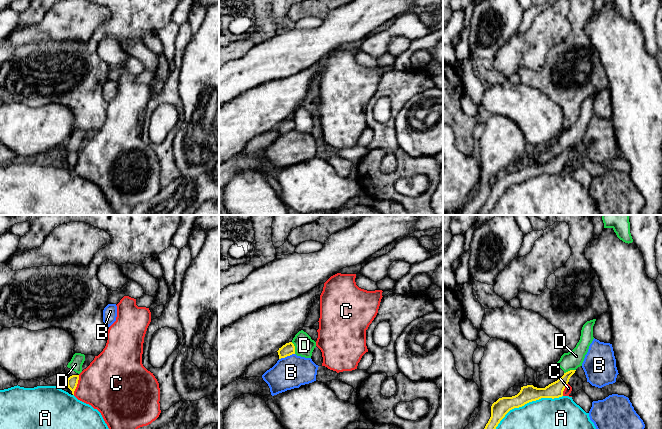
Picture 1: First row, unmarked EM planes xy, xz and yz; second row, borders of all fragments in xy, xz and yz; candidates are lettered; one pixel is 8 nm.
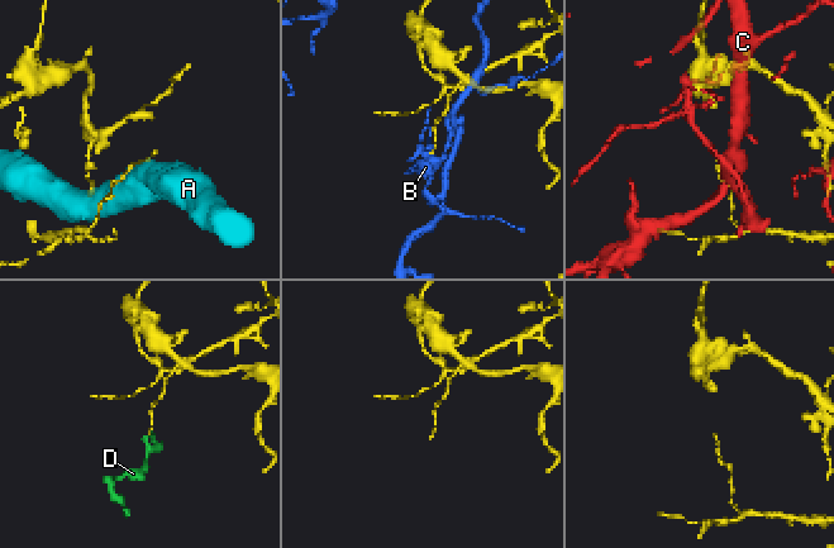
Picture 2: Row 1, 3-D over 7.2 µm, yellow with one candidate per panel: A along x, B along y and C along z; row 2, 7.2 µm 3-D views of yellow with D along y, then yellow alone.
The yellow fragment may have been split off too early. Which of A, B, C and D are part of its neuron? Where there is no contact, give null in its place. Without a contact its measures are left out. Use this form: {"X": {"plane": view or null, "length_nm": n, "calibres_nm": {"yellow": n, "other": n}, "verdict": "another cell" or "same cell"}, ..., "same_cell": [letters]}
{"A": {"plane": "yz", "length_nm": 700, "calibres_nm": {"yellow": 140, "other": 480}, "verdict": "another cell"}, "B": {"plane": "xz", "length_nm": 140, "calibres_nm": {"yellow": 100, "other": 260}, "verdict": "another cell"}, "C": {"plane": "xy", "length_nm": 170, "calibres_nm": {"yellow": 90, "other": 420}, "verdict": "another cell"}, "D": {"plane": "xz", "length_nm": 100, "calibres_nm": {"yellow": 100, "other": 160}, "verdict": "another cell"}, "same_cell": []}

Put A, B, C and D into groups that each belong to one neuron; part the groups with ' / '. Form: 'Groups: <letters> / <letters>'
Groups: A / B / C / D

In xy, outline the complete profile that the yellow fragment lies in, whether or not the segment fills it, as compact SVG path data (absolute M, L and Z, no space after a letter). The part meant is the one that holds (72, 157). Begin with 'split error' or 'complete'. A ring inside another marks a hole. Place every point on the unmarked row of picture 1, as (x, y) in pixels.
complete; M72 151L67 155L67 162L72 167L72 170L74 171L74 167L77 163L79 156L79 151Z

